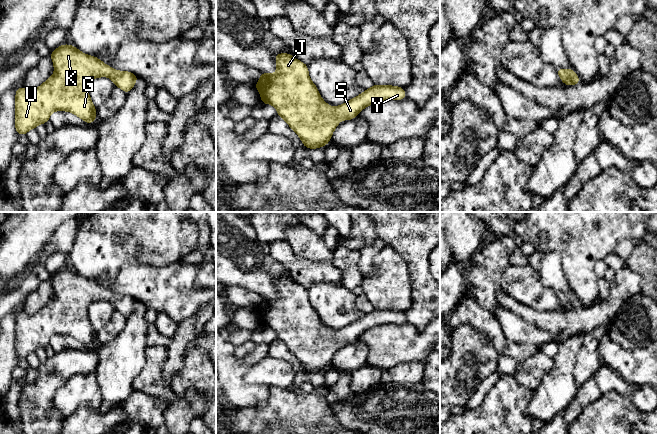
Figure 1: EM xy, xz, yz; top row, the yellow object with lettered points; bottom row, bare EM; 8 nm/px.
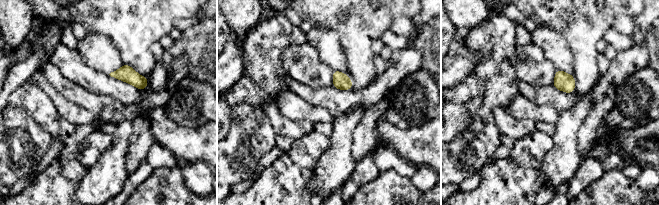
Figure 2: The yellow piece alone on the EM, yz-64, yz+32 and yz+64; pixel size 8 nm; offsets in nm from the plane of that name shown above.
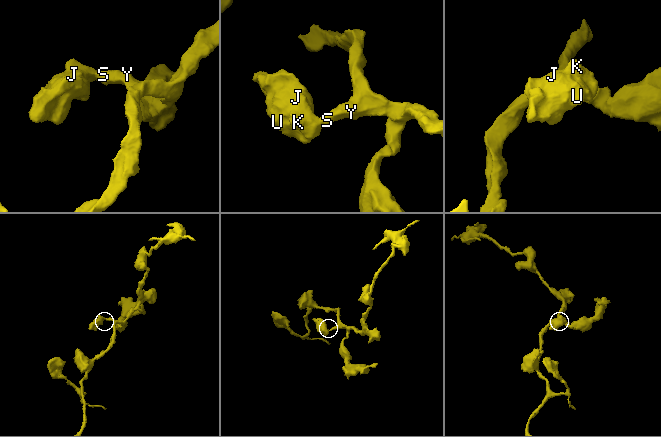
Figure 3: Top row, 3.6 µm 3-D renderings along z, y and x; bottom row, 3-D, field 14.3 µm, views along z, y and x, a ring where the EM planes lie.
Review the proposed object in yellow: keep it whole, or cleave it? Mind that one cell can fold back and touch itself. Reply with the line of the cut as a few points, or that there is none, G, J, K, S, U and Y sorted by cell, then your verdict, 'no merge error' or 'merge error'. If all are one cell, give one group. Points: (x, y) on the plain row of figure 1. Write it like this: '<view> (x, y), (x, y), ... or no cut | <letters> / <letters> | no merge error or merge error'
no cut | G J K S U Y | no merge error

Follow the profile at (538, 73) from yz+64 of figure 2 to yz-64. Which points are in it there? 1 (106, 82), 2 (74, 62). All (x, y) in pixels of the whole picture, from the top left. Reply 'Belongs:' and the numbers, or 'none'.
Belongs: 1, 2

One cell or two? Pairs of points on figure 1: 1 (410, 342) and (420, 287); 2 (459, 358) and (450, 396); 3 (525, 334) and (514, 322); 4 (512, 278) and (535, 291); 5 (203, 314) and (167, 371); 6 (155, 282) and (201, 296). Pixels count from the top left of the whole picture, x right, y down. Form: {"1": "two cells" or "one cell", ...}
{"1": "two cells", "2": "one cell", "3": "one cell", "4": "one cell", "5": "one cell", "6": "one cell"}

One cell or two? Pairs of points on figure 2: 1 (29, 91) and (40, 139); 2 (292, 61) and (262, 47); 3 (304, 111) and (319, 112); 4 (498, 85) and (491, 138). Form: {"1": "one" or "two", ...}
{"1": "two", "2": "two", "3": "one", "4": "one"}

